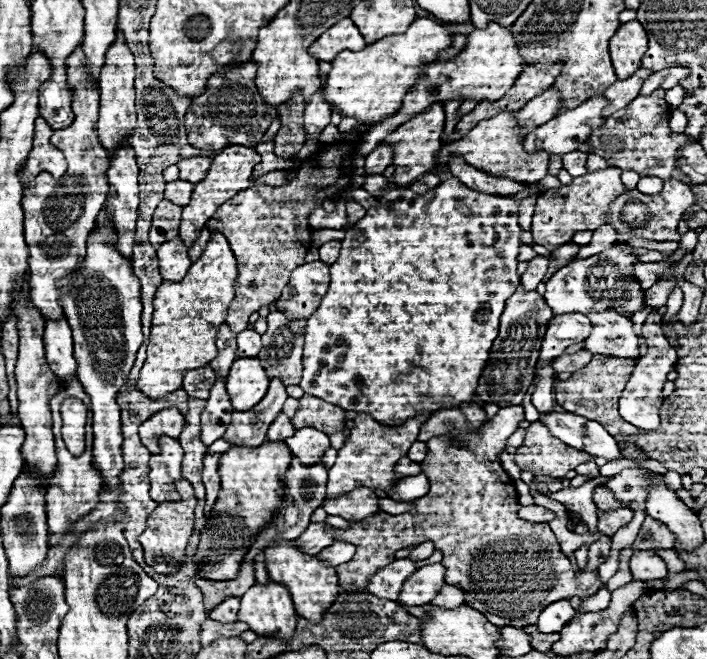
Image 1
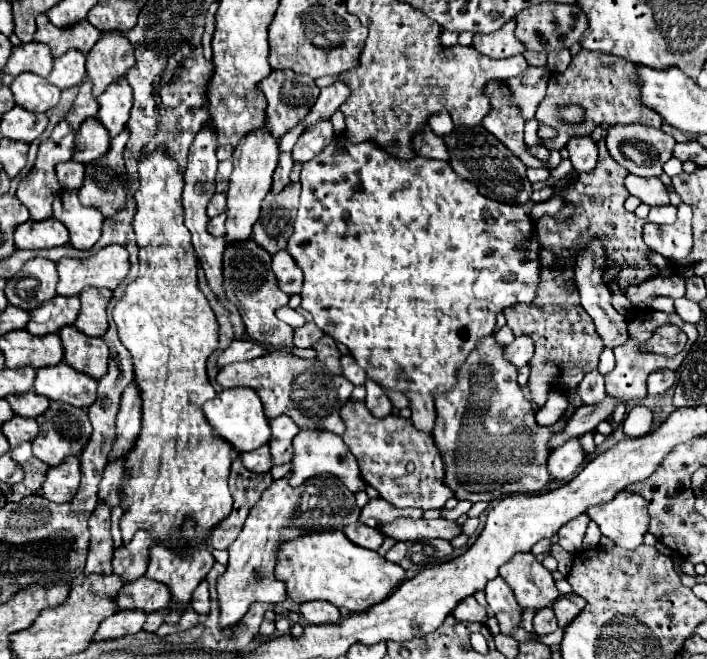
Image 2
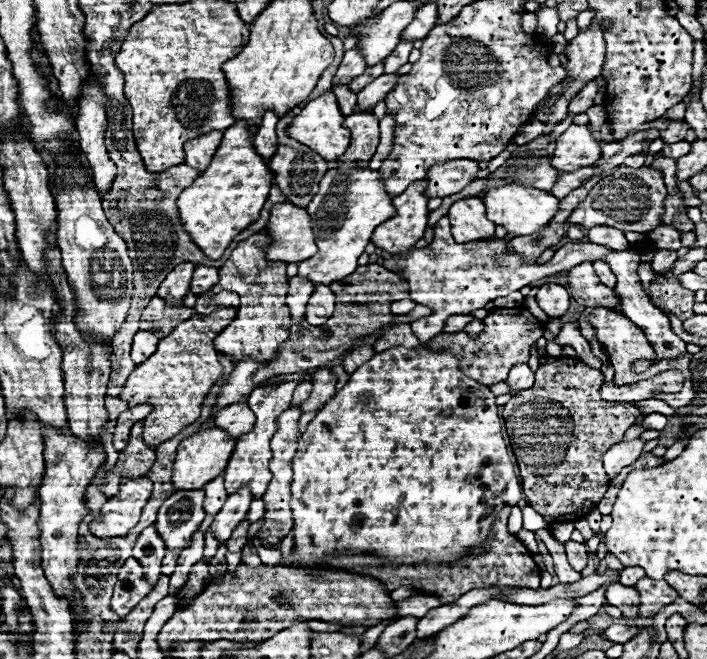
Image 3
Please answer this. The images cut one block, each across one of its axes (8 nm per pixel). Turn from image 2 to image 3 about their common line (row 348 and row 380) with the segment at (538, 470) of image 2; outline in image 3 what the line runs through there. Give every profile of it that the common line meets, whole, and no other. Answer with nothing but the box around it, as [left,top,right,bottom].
[426,308,544,386]

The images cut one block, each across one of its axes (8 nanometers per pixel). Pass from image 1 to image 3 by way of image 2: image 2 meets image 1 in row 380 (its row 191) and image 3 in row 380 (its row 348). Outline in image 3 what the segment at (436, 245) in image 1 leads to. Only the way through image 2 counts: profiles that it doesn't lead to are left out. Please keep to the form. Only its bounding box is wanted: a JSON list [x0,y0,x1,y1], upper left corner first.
[290,344,522,570]

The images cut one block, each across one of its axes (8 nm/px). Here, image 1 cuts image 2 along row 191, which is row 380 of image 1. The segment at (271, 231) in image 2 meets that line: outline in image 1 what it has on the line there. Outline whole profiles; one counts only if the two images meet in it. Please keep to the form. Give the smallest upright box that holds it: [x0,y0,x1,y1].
[258,312,306,386]

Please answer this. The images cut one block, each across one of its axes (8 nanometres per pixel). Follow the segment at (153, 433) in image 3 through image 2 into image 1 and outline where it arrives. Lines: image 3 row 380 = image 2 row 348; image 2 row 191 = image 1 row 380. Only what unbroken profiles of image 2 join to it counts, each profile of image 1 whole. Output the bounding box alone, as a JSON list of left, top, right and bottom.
[136,232,236,398]

